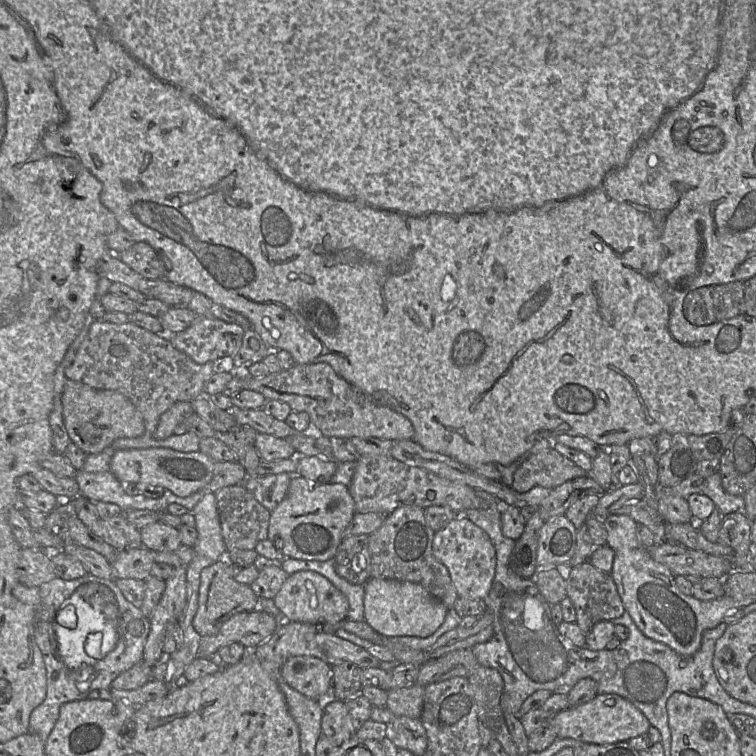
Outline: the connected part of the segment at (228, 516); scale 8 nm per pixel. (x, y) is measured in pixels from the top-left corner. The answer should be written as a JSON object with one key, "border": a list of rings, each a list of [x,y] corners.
{"border":[[[242,484],[223,487],[214,494],[227,552],[252,550],[261,540],[267,539],[271,512],[260,504]]]}

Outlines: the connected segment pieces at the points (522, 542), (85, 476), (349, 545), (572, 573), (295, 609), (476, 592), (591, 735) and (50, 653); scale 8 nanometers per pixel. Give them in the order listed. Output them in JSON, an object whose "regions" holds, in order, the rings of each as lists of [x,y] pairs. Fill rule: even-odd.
{"regions":[[[[538,510],[526,521],[523,534],[515,540],[514,548],[509,558],[509,569],[523,579],[532,578],[538,571],[538,540],[544,522]]],[[[78,470],[75,477],[81,496],[93,502],[103,501],[117,504],[122,511],[149,510],[156,513],[165,512],[168,505],[179,504],[192,512],[204,496],[203,491],[197,491],[187,497],[179,497],[165,490],[160,498],[148,498],[144,495],[128,495],[124,484],[111,471],[88,473]]],[[[355,535],[342,539],[335,557],[336,573],[352,584],[364,585],[370,578],[368,535]]],[[[589,561],[572,568],[567,566],[566,583],[567,596],[576,611],[576,623],[585,634],[588,634],[596,623],[603,620],[611,621],[626,611],[611,574],[597,569]]],[[[298,571],[288,575],[282,587],[273,598],[280,610],[280,619],[306,624],[335,624],[347,619],[348,600],[327,578],[314,571]]],[[[453,519],[434,533],[432,553],[447,569],[458,597],[484,600],[488,596],[495,577],[496,552],[484,530],[468,519]]],[[[598,694],[591,701],[562,710],[551,717],[558,738],[572,738],[598,745],[627,742],[648,732],[651,724],[630,701],[617,694]]],[[[88,573],[74,580],[55,577],[42,584],[39,589],[41,603],[35,610],[35,641],[45,662],[47,693],[45,700],[31,713],[29,731],[38,735],[45,744],[64,703],[87,699],[89,693],[94,690],[110,689],[114,679],[142,661],[150,632],[150,619],[125,598],[115,580]]]]}

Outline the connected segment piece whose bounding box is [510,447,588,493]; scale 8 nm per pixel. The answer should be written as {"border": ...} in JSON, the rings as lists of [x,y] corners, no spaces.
{"border":[[[552,447],[530,454],[515,471],[510,487],[520,493],[535,486],[554,489],[566,481],[585,475],[588,472]]]}

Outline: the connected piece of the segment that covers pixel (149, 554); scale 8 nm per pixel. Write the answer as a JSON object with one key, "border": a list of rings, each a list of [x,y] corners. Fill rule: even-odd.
{"border":[[[144,546],[118,551],[111,564],[114,578],[133,578],[146,581],[151,576],[151,569],[155,562],[154,552],[156,551]]]}

